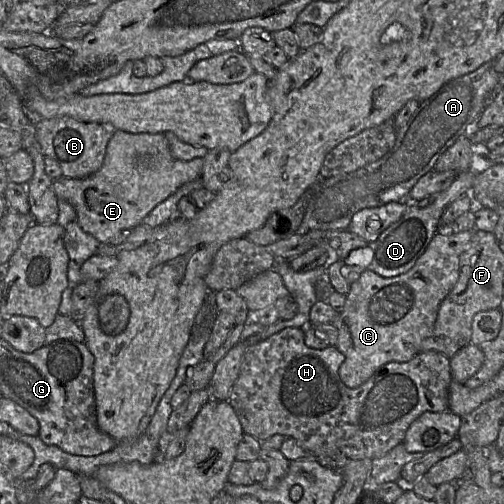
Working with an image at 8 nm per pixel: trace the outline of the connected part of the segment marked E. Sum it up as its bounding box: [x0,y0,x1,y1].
[52,130,203,243]

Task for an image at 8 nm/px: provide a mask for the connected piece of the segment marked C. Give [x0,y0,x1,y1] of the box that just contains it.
[333,230,473,388]

